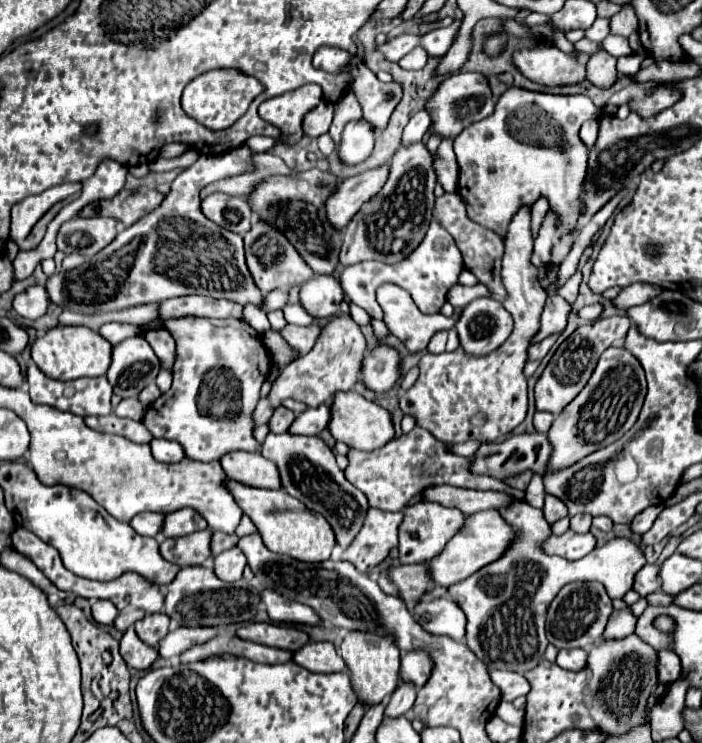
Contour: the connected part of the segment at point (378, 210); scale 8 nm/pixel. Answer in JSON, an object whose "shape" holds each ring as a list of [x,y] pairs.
{"shape":[[[418,142],[414,146],[400,148],[390,160],[390,174],[382,190],[376,196],[372,196],[346,226],[346,250],[340,250],[340,264],[350,266],[364,260],[394,264],[406,258],[422,242],[422,236],[426,234],[434,208],[434,186],[436,176],[432,170],[432,154],[426,150],[426,146]]]}

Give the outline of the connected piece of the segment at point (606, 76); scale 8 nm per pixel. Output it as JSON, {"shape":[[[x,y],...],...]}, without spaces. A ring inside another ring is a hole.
{"shape":[[[602,46],[598,52],[590,54],[590,60],[586,64],[586,78],[594,82],[600,88],[608,88],[614,84],[618,72],[616,72],[616,58],[610,56]]]}

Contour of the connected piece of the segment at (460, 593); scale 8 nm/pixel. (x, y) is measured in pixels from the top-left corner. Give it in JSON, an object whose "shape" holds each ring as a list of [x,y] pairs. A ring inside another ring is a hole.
{"shape":[[[512,500],[508,506],[498,508],[498,512],[516,532],[514,544],[510,544],[498,560],[486,564],[466,580],[448,586],[448,596],[466,614],[466,646],[488,668],[524,674],[544,660],[544,650],[548,646],[544,634],[546,612],[564,584],[596,580],[604,584],[610,598],[622,598],[632,588],[634,572],[638,572],[646,560],[640,548],[628,538],[614,538],[580,560],[550,556],[542,550],[542,540],[552,534],[542,510],[522,500]]]}

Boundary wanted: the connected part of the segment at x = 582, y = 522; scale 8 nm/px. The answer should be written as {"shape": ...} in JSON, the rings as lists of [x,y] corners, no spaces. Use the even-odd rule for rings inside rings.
{"shape":[[[574,516],[570,518],[570,530],[574,532],[588,532],[592,526],[592,516]]]}

